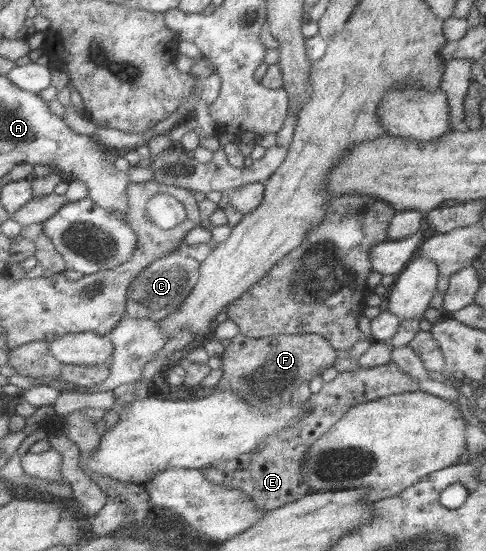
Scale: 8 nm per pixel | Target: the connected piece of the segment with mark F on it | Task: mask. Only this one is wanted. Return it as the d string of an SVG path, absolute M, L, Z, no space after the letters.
M318 334L281 335L252 339L237 335L221 355L223 380L214 392L235 391L243 401L257 406L257 403L287 406L292 403L294 391L334 367L339 351L331 346L331 341Z

